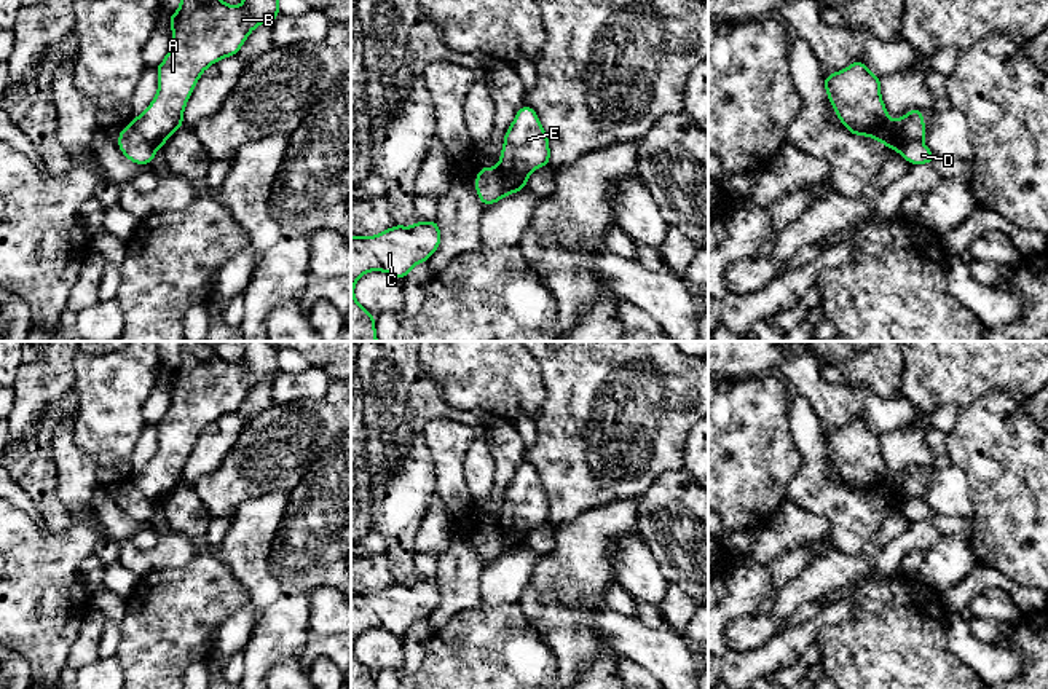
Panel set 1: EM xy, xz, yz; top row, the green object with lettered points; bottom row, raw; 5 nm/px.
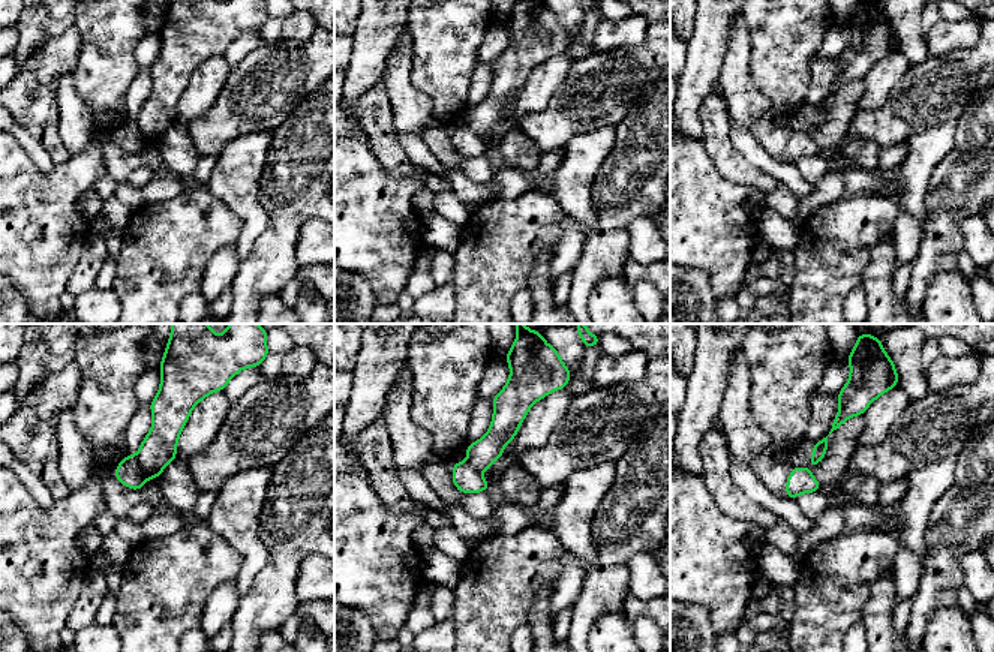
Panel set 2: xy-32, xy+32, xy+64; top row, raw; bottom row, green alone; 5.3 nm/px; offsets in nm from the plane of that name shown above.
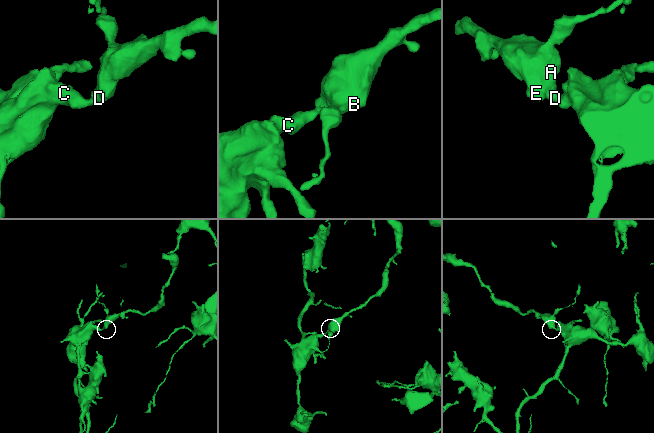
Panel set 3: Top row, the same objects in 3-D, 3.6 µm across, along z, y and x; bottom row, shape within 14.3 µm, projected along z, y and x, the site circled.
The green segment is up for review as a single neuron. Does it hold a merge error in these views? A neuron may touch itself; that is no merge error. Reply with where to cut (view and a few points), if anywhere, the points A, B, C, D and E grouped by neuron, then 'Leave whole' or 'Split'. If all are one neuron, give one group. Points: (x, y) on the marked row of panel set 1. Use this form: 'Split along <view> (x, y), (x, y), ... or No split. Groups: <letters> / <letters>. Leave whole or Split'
Split along yz (921, 137), (900, 137), (894, 149). Groups: A B E / C D. Split

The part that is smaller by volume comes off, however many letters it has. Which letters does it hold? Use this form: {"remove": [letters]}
{"remove": ["A", "B", "E"]}

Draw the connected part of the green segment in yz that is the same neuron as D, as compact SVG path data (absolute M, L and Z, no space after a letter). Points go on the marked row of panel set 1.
M901 137L896 140L893 150L896 150L911 164L927 164L935 158L933 152L927 148L922 139L911 140Z

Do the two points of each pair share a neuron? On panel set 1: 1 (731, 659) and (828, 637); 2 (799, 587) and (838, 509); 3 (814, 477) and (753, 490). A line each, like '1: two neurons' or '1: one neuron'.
1: two neurons
2: two neurons
3: two neurons

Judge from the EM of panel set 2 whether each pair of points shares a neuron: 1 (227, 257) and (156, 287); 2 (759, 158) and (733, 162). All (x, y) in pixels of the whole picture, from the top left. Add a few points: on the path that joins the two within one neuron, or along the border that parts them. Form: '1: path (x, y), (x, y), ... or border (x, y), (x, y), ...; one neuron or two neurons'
1: border (234, 243), (222, 246), (210, 258), (200, 290); two neurons
2: border (730, 129), (730, 143), (753, 165), (777, 180); two neurons

